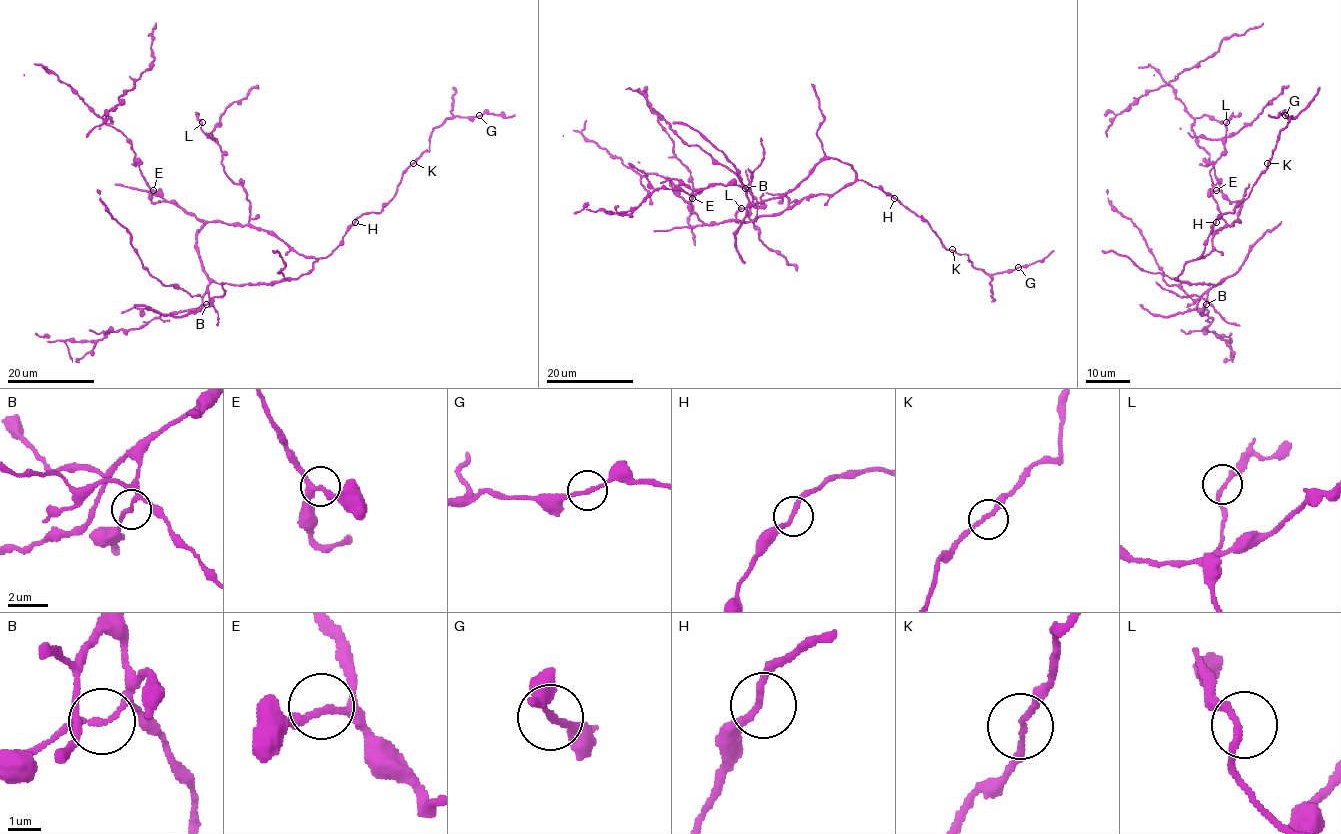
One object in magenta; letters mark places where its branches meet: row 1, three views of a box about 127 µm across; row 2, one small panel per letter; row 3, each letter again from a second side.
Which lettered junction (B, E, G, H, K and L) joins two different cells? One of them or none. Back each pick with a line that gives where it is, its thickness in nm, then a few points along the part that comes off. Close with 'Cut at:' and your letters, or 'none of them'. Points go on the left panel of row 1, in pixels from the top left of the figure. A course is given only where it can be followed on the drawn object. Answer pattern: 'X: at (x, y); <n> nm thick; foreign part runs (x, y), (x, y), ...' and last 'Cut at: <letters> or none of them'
Cut at: none of them

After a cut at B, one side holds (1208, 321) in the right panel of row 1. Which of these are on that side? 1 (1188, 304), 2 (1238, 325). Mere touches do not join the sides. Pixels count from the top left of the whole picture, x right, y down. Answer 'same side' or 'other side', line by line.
1: other side
2: other side

